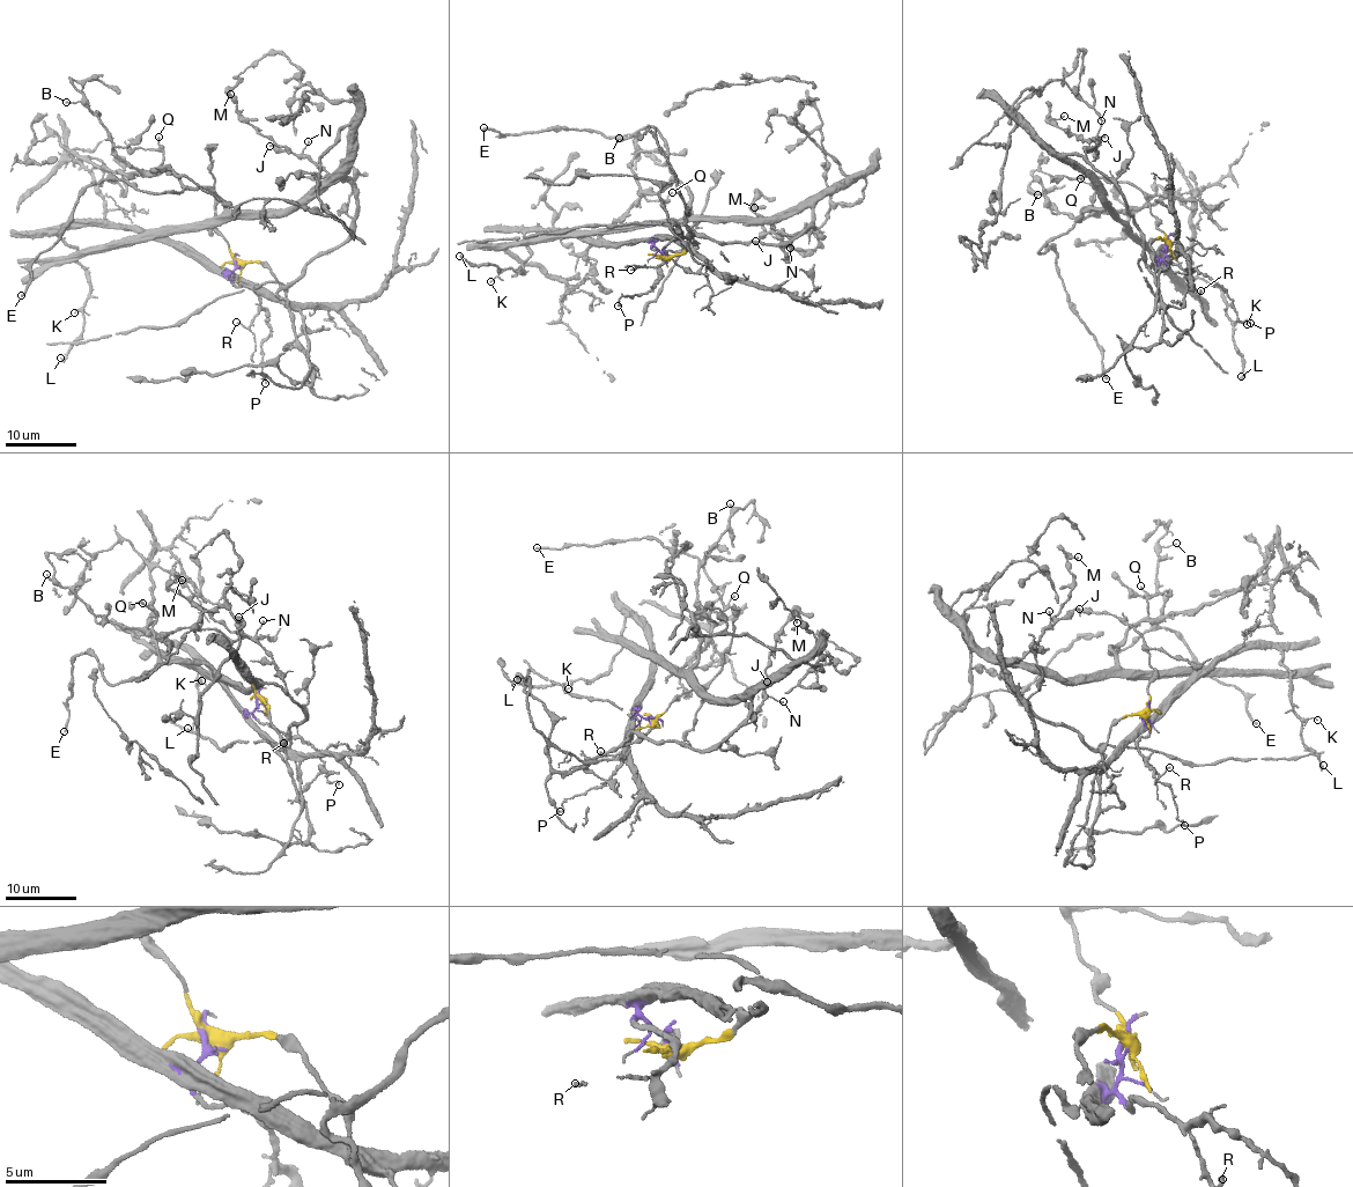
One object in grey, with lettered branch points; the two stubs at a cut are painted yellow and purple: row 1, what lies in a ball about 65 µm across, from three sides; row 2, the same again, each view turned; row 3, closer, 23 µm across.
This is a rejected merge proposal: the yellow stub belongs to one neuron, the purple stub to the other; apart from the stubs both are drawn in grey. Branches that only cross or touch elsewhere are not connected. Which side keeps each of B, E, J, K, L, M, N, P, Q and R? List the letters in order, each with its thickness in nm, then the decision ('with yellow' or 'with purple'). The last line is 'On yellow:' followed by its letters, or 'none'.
B: calibre 110 nm; with yellow
E: calibre 200 nm; with yellow
J: calibre 140 nm; with yellow
K: calibre 90 nm; with purple
L: calibre 190 nm; with purple
M: calibre 160 nm; with yellow
N: calibre 130 nm; with yellow
P: calibre 150 nm; with purple
Q: calibre 120 nm; with yellow
R: calibre 140 nm; with purple
On yellow: B, E, J, M, N, Q

